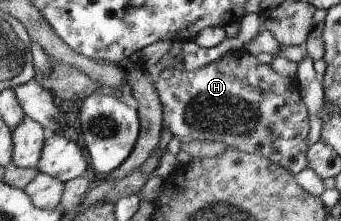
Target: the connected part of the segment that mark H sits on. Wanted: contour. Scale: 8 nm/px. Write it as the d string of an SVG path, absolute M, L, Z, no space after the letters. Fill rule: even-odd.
M240 50L225 56L205 66L187 72L168 70L155 72L155 90L163 107L163 125L168 127L173 137L180 142L195 139L220 141L228 148L234 148L249 154L260 154L271 162L286 168L293 175L300 174L310 167L308 143L310 135L310 113L302 99L302 89L298 78L292 75L280 75L276 67L264 63L260 56Z

